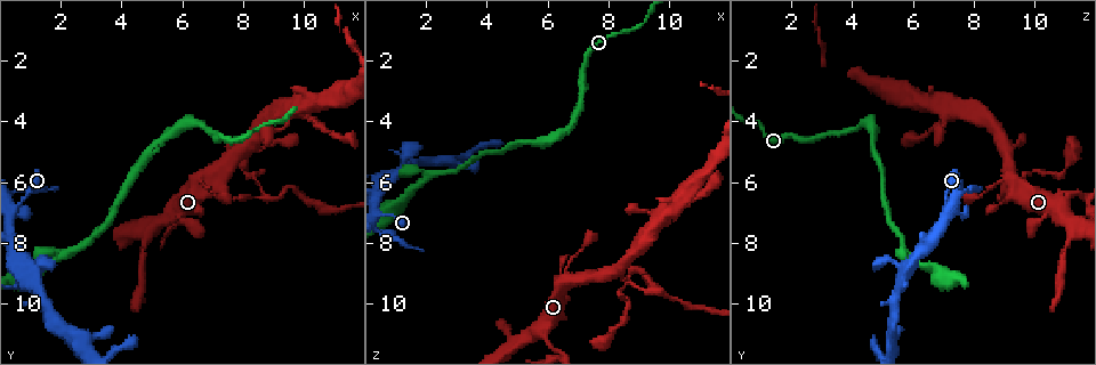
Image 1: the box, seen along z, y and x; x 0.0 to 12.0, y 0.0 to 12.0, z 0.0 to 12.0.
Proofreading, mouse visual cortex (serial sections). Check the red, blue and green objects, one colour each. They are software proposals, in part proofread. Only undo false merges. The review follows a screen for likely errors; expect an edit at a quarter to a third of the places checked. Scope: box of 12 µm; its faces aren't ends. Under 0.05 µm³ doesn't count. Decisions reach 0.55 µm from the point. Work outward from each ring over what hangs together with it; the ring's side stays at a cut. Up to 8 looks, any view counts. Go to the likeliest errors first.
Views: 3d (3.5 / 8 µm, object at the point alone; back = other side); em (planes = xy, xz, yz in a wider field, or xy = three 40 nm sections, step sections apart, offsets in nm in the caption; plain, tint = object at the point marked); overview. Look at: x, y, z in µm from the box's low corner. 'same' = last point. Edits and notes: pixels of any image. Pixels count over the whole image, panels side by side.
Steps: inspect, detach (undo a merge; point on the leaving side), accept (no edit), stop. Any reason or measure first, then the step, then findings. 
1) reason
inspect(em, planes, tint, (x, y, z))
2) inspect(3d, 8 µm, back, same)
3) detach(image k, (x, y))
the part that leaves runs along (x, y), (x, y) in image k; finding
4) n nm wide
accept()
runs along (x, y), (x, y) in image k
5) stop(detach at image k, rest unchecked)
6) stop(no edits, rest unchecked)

arms part here
inspect(3d, 3.5 µm, (2.1, 8.4, 5.8))

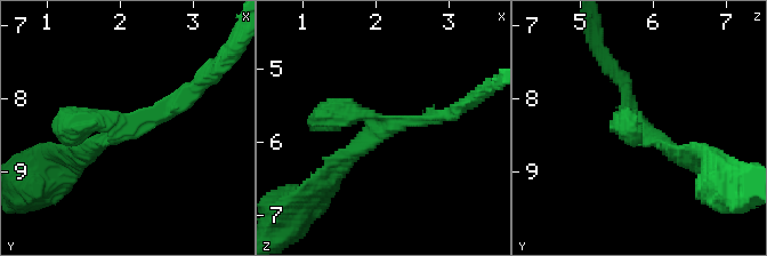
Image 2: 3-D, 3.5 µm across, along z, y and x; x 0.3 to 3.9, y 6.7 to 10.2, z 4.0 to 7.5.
3 arms; arms of 200, 200, 350 nm; now the EM
inspect(em, xy, step 3, tint, (2.10, 8.45, 5.80))

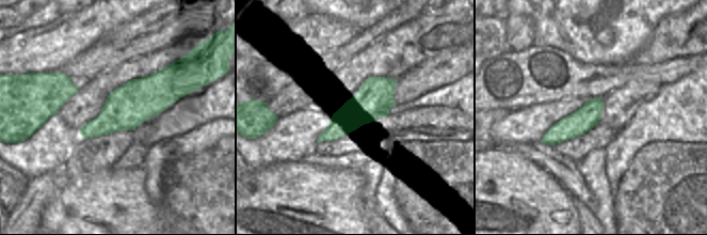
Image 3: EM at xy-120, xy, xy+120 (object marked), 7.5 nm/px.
280 nm wide
accept()
runs along (599, 100), (575, 125), (545, 139) in image 3; all the same cell

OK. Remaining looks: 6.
looks like a crossing
inspect(3d, 3.5 µm, (6.8, 6.0, 9.3))

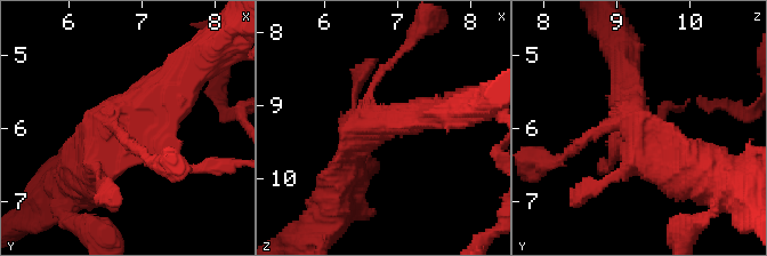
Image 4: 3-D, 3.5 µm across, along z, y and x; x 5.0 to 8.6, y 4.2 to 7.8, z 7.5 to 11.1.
need the tissue
inspect(em, planes, tint, (6.70, 6.00, 9.35))

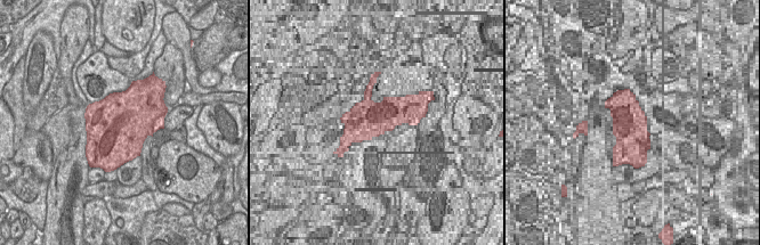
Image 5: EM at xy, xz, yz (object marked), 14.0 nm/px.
accept()
runs along (88, 175), (110, 140), (176, 77) in image 4; all the same cell

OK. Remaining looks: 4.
abrupt turn
inspect(3d, 3.5 µm, (8.6, 6.6, 8.9))

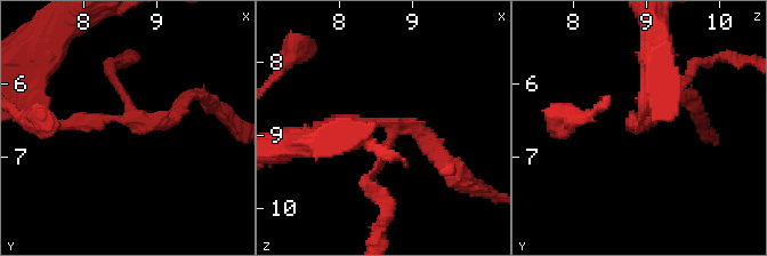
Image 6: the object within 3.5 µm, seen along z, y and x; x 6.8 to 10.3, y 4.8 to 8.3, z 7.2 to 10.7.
inspect(em, xy, step 1, tint, (8.70, 6.55, 8.85))

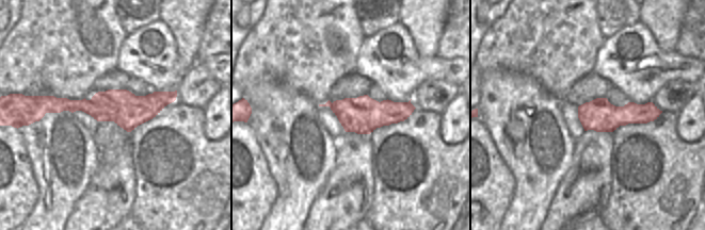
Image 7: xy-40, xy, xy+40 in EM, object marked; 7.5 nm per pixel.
cut it another way
inspect(em, xy, step 3, tint, same)

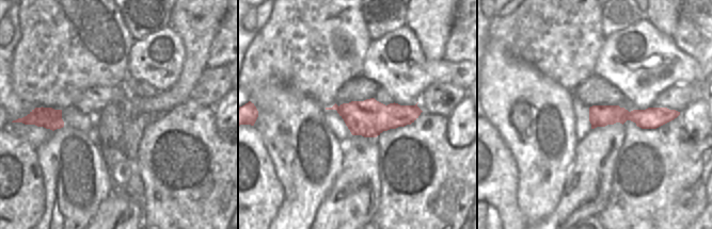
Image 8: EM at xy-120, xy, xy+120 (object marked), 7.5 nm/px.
accept()
runs along (591, 110), (598, 114), (666, 117) in image 8; one cell here

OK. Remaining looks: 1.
stop(no edits, rest unchecked)

